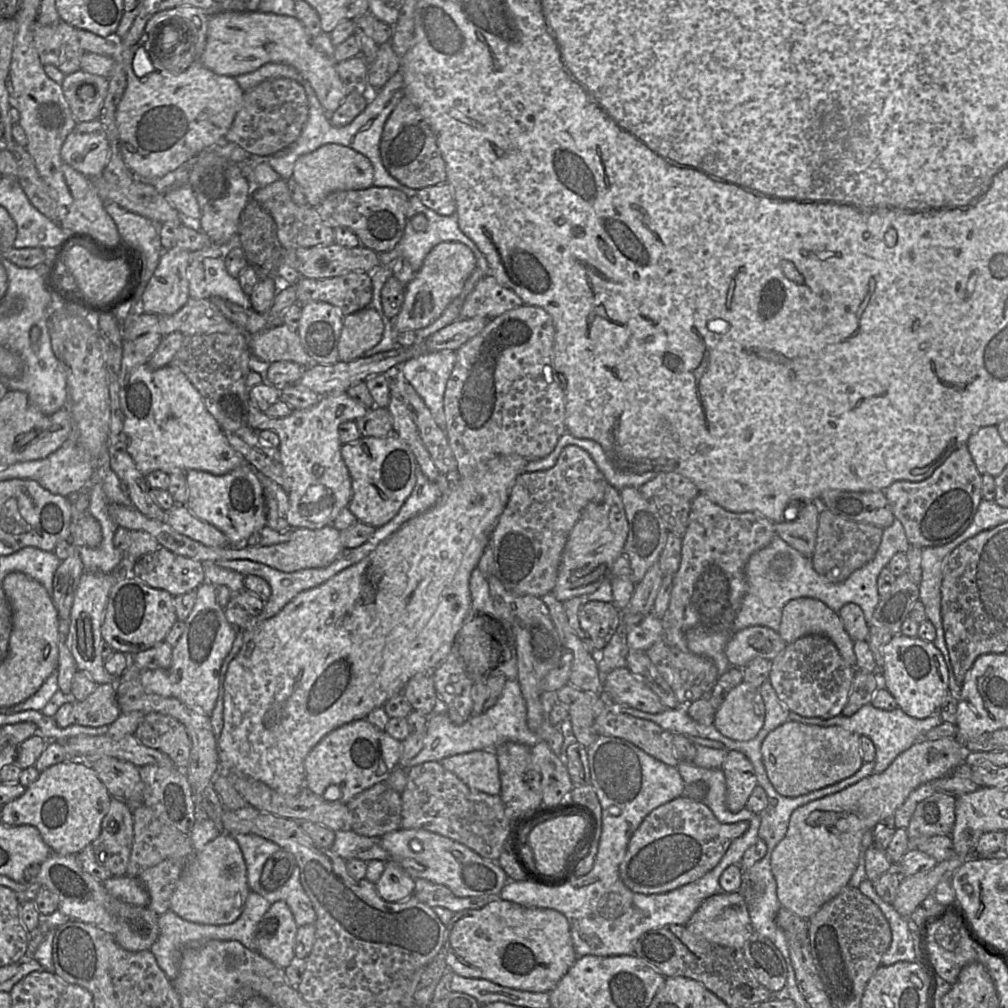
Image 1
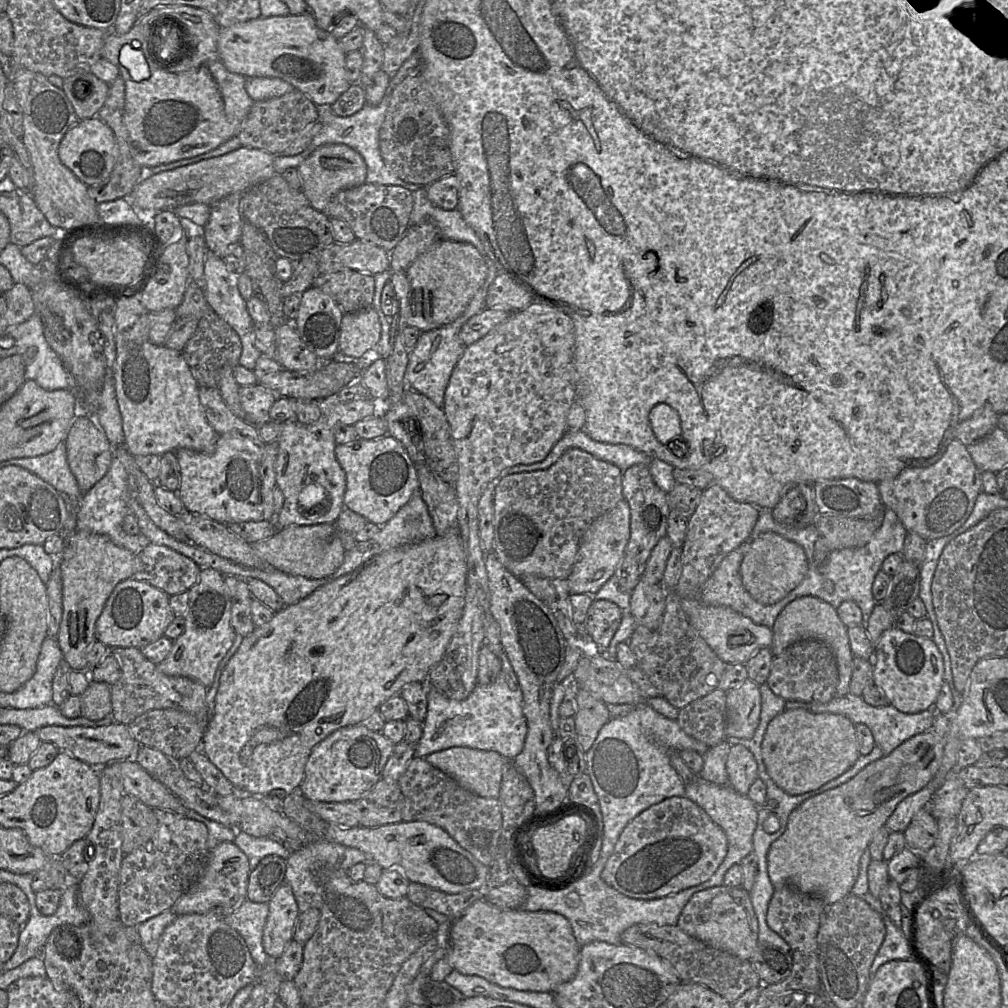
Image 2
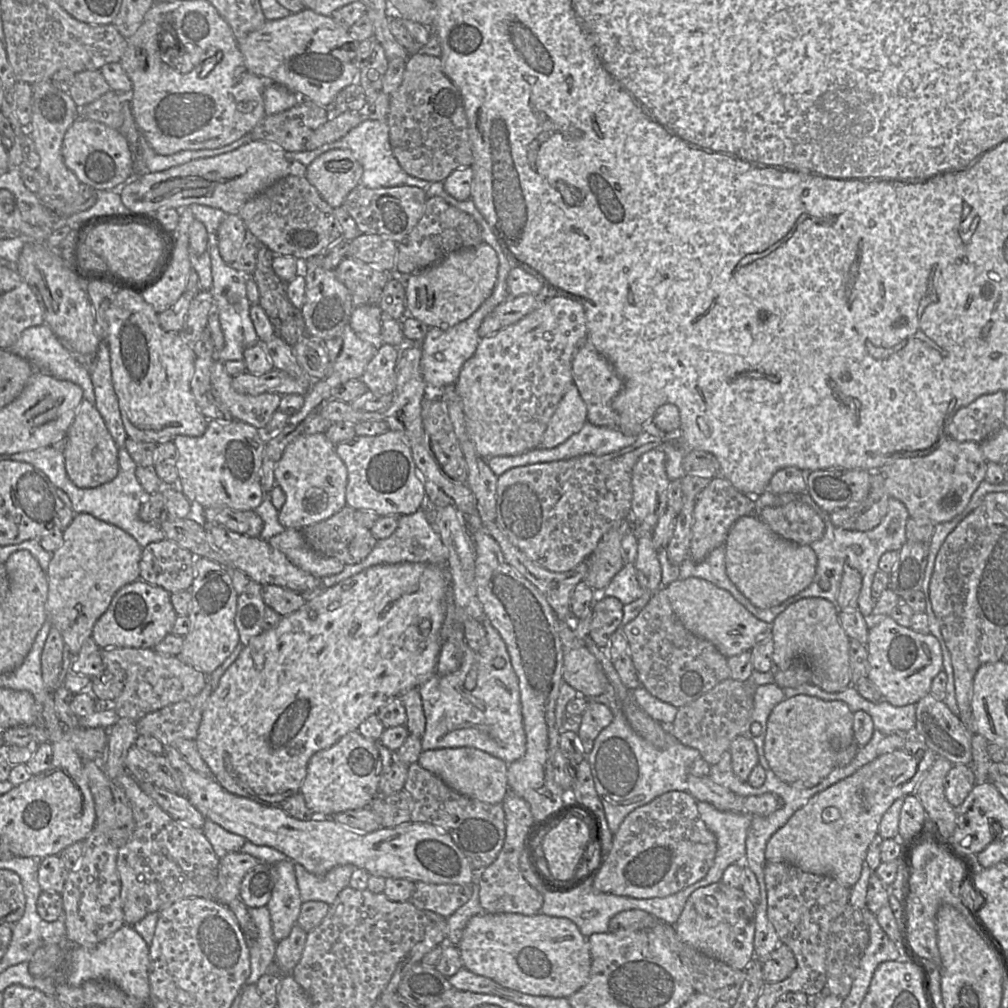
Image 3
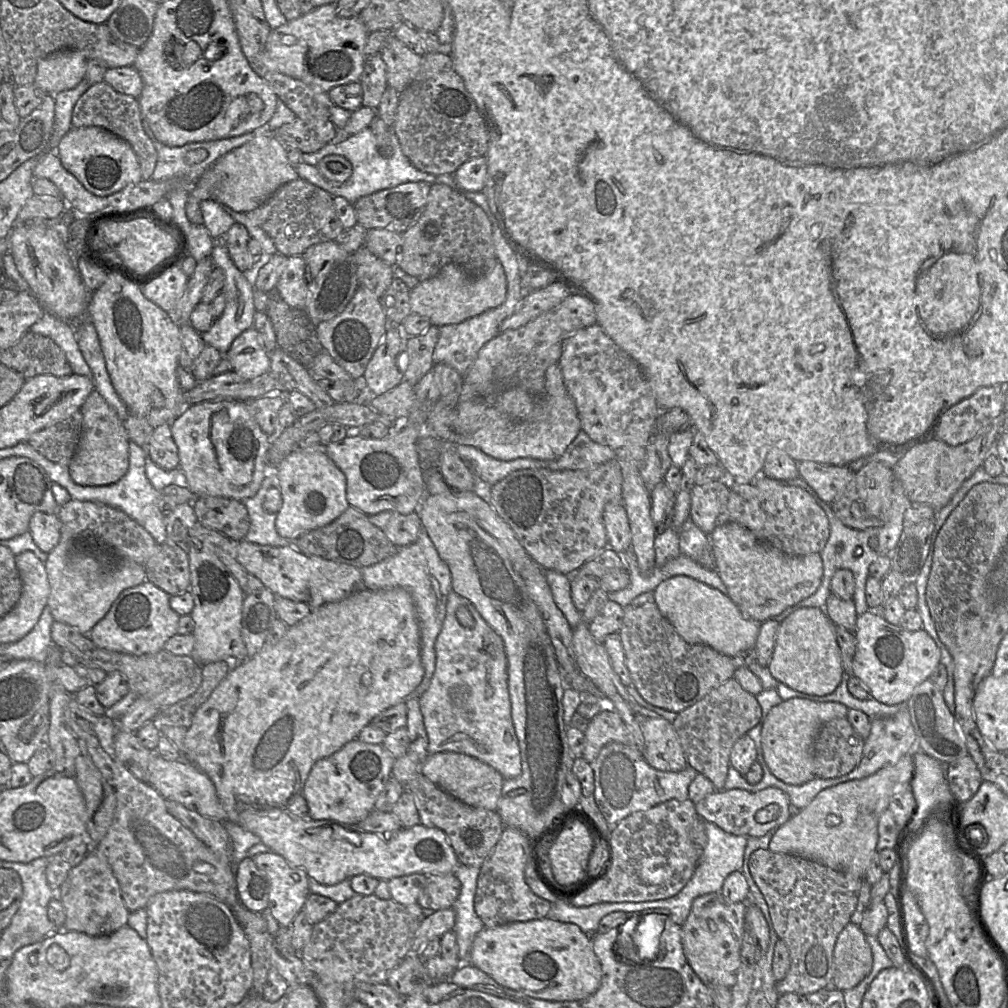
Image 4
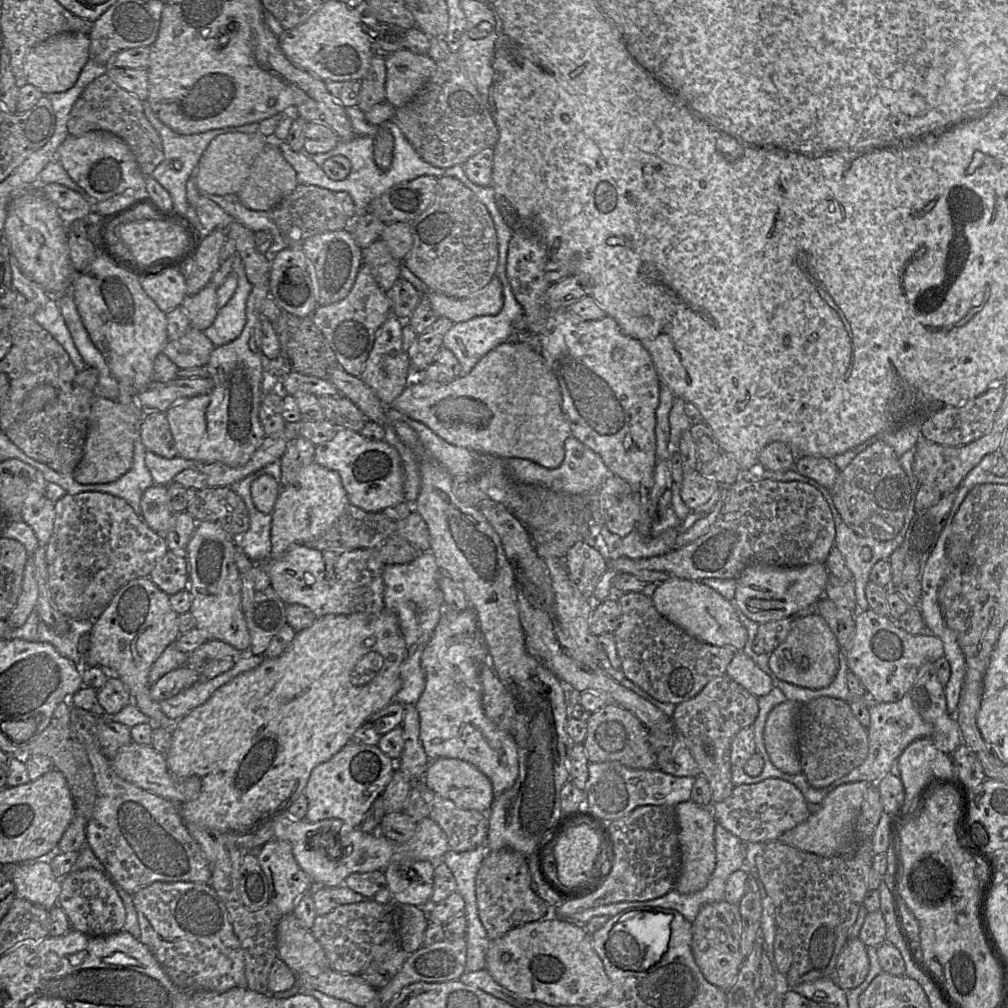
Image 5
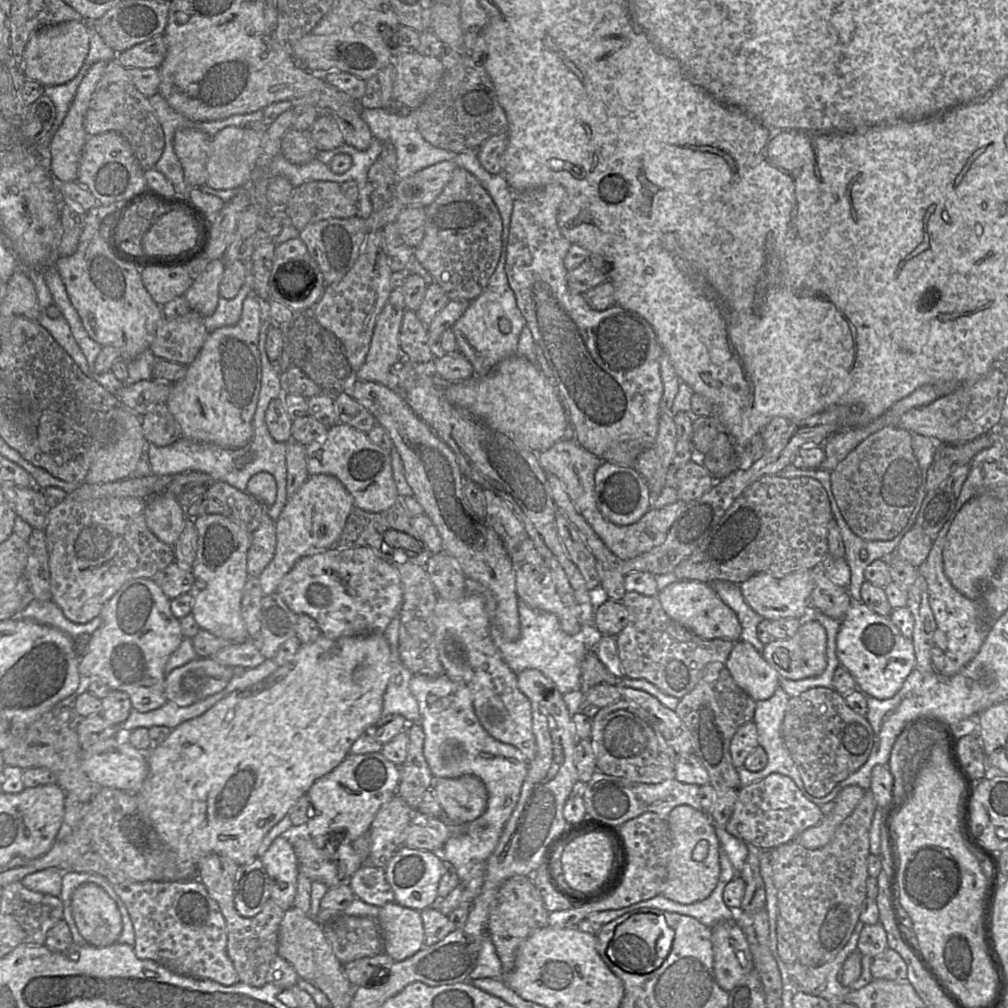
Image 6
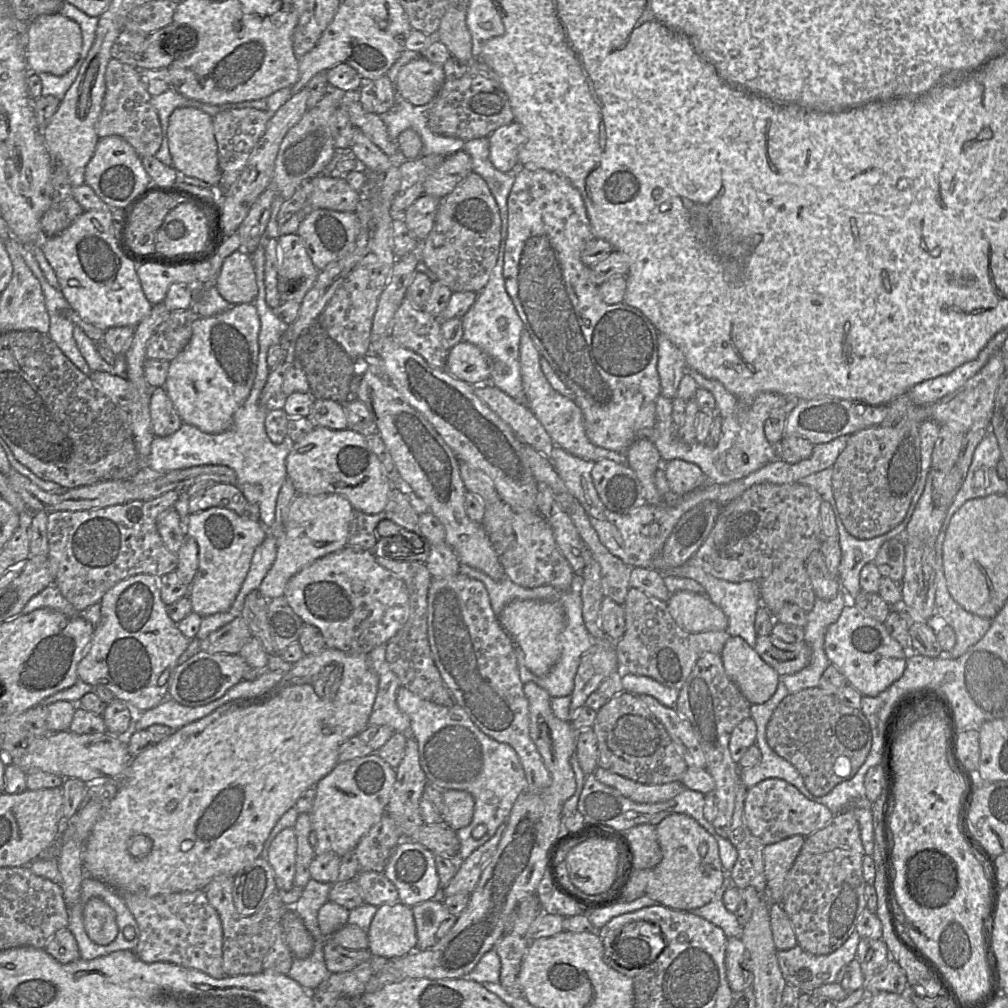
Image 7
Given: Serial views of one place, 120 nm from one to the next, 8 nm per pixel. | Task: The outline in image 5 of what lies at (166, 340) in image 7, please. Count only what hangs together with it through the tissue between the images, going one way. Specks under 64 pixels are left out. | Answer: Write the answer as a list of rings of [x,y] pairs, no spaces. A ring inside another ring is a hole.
[[[190,327],[181,338],[169,340],[162,353],[179,369],[190,369],[206,366],[214,348],[204,332]]]

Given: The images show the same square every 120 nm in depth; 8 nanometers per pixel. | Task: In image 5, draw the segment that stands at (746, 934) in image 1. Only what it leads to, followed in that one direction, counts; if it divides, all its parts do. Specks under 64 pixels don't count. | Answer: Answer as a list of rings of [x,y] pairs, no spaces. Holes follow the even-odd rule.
[[[725,900],[705,904],[692,922],[692,953],[704,978],[727,992],[745,958],[740,950],[741,916],[738,904]]]

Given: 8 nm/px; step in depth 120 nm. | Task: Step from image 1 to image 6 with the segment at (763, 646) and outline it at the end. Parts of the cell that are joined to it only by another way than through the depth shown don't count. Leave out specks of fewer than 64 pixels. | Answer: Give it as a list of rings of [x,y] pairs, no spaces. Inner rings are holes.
[[[679,581],[659,592],[657,596],[665,613],[677,624],[706,640],[740,640],[742,632],[738,617],[725,605],[710,584],[699,581]]]

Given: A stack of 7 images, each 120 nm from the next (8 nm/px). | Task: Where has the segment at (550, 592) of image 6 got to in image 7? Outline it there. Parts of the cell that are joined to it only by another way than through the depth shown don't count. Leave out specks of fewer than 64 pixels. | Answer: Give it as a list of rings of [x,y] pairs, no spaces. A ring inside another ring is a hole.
[[[503,500],[486,506],[483,527],[503,567],[504,573],[523,588],[552,586],[561,591],[571,589],[574,572],[556,545],[545,518],[536,511],[514,511]]]

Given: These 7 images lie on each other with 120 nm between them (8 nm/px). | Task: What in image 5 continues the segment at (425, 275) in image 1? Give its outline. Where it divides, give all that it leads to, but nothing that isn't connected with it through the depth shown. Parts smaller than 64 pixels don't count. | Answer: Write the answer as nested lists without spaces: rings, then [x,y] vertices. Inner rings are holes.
[[[496,275],[485,287],[465,298],[452,298],[431,291],[427,291],[427,295],[437,316],[448,318],[453,323],[495,315],[503,307],[503,288]]]

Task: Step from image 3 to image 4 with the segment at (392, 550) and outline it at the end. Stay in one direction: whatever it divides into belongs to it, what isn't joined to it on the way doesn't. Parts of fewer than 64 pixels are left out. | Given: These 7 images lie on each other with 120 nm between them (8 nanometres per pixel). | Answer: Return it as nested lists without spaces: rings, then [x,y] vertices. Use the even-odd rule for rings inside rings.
[[[420,530],[417,539],[397,552],[371,566],[360,568],[364,588],[381,590],[401,587],[407,590],[414,602],[420,631],[420,659],[424,676],[414,695],[419,697],[429,686],[435,670],[435,642],[445,617],[446,603],[451,589],[451,573],[448,565],[440,558],[428,534]]]

